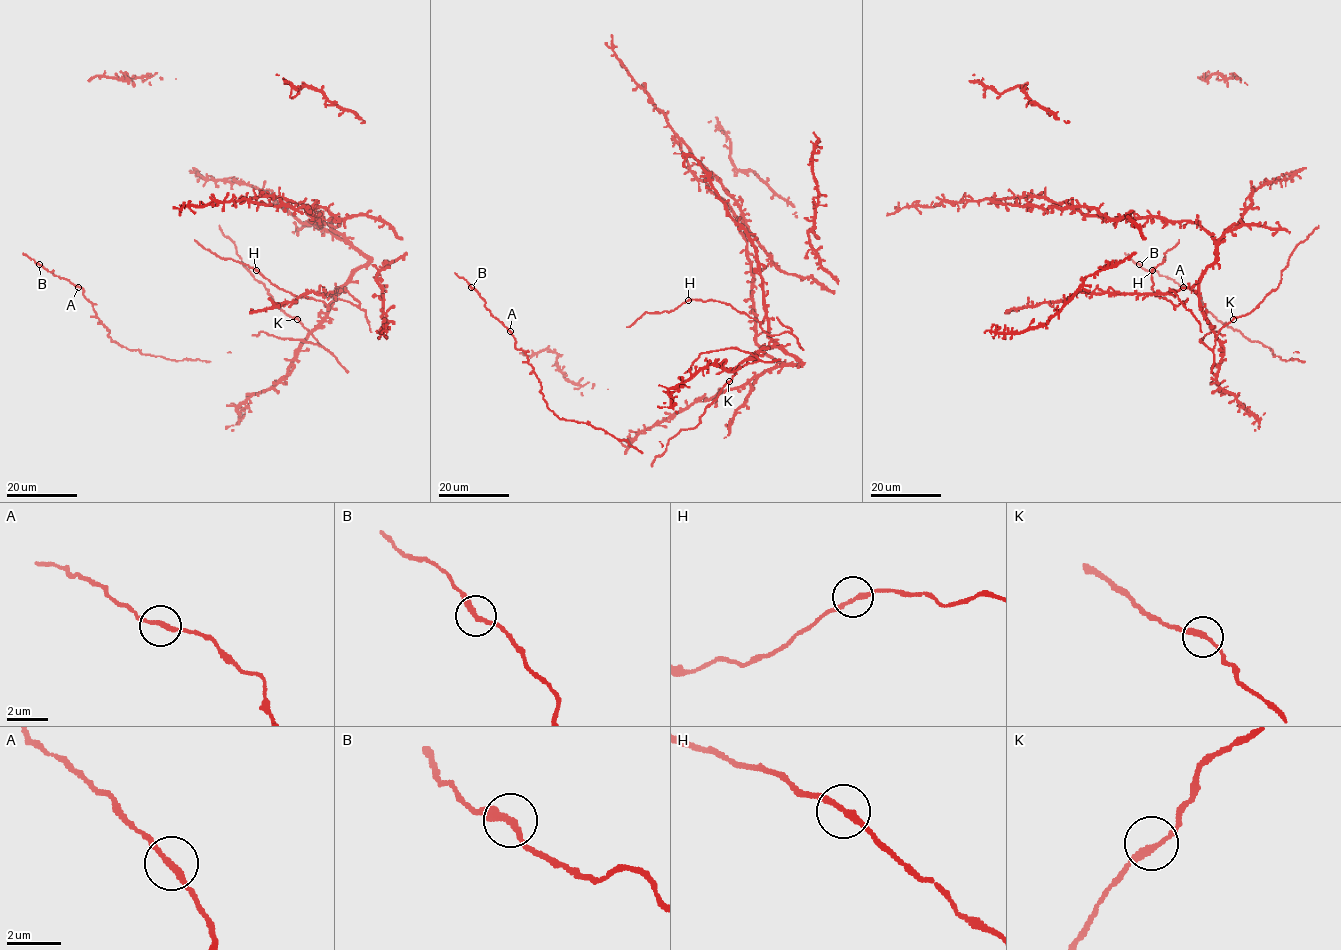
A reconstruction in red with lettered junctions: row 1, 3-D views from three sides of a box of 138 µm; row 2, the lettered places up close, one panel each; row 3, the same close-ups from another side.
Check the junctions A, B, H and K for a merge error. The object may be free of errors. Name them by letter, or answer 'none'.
none

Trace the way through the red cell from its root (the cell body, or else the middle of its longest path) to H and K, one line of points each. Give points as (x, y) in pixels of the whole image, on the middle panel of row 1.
H: (745, 360), (777, 345), (769, 334), (770, 318), (792, 330), (768, 335), (755, 319), (729, 305), (688, 300)
K: (745, 360), (729, 381)

